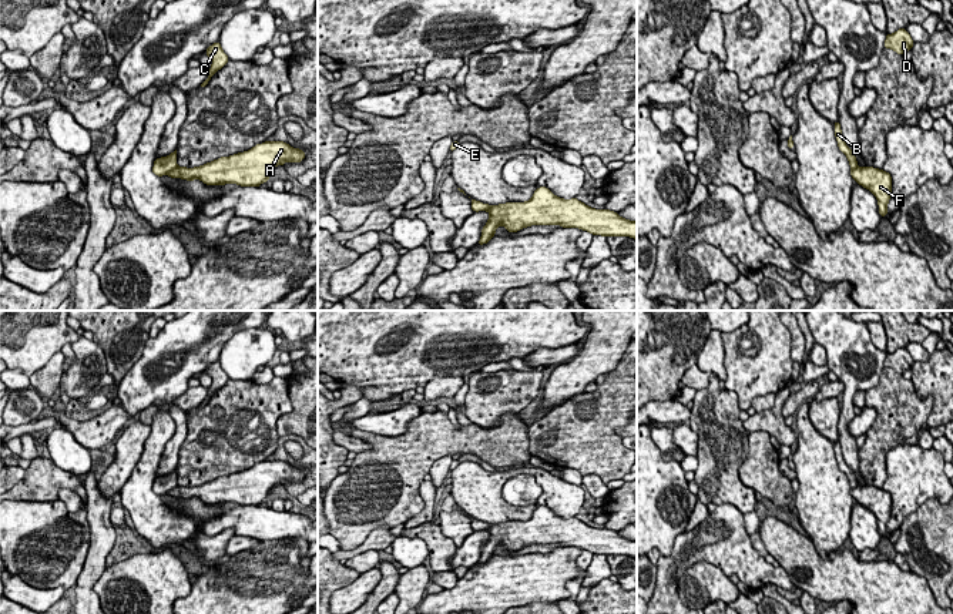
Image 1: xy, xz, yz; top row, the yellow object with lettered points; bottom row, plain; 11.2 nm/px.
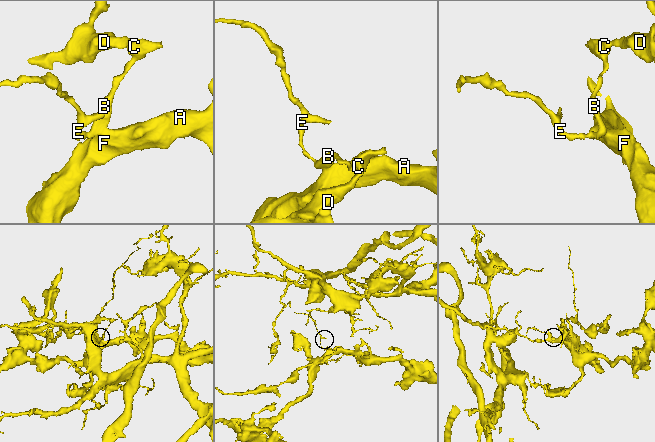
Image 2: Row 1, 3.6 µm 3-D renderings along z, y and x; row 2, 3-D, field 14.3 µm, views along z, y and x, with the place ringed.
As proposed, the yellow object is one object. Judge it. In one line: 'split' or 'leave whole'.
split

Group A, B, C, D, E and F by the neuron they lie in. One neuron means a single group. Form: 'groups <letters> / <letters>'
groups A F / B C D E

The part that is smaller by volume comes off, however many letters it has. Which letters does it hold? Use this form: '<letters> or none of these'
B, C, D, E

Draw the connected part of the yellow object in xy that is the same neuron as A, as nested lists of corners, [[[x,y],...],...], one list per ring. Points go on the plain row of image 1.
[[[265,460],[248,470],[221,476],[201,486],[177,486],[168,491],[171,497],[194,500],[198,497],[207,504],[238,503],[241,506],[259,506],[266,501],[271,489],[285,482],[301,482],[305,472],[283,460]]]

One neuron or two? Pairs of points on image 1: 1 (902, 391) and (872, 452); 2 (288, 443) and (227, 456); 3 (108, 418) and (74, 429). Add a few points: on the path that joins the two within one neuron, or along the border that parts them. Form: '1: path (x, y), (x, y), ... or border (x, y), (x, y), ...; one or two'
1: path (898, 406), (898, 420), (882, 436); one
2: border (287, 413), (277, 422), (278, 448), (265, 459); two
3: path (100, 426), (97, 429), (83, 429); one

